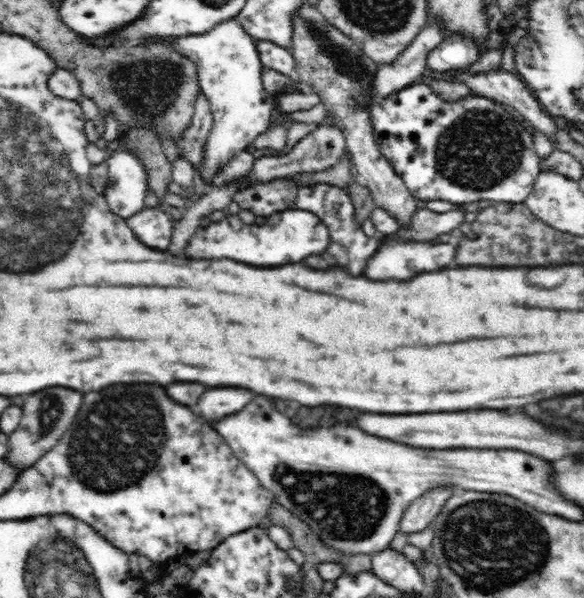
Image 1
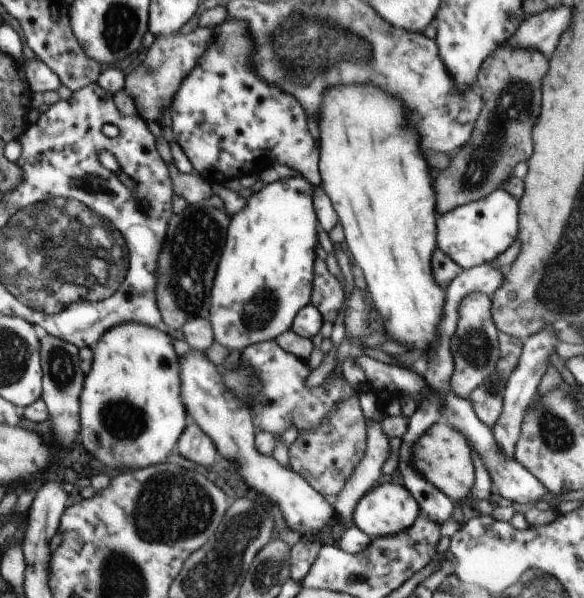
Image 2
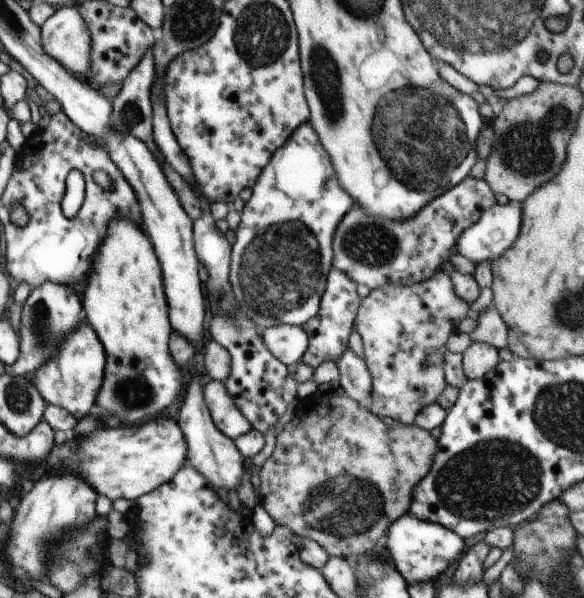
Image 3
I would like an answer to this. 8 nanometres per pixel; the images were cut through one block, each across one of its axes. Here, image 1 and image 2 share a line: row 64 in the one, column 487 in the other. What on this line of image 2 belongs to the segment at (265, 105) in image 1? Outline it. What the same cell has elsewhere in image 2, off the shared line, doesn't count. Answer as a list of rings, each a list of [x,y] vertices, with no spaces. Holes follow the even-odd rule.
[[[503,184],[488,196],[456,207],[437,218],[437,248],[463,269],[494,261],[516,242],[518,236],[519,200],[505,191]]]

